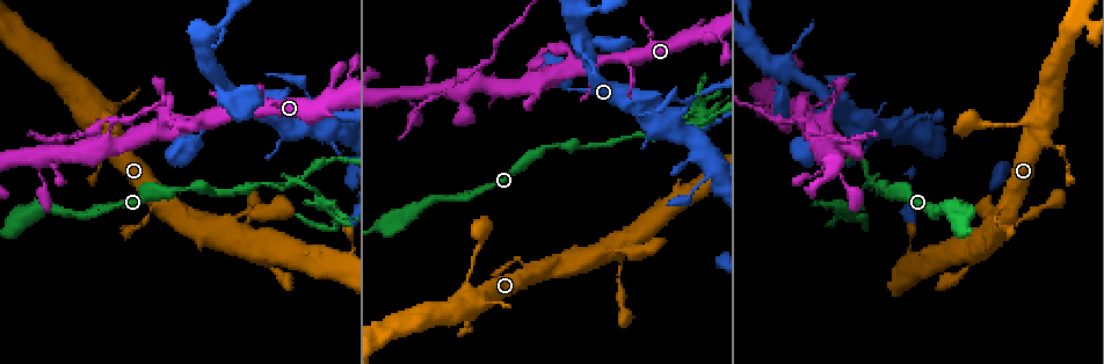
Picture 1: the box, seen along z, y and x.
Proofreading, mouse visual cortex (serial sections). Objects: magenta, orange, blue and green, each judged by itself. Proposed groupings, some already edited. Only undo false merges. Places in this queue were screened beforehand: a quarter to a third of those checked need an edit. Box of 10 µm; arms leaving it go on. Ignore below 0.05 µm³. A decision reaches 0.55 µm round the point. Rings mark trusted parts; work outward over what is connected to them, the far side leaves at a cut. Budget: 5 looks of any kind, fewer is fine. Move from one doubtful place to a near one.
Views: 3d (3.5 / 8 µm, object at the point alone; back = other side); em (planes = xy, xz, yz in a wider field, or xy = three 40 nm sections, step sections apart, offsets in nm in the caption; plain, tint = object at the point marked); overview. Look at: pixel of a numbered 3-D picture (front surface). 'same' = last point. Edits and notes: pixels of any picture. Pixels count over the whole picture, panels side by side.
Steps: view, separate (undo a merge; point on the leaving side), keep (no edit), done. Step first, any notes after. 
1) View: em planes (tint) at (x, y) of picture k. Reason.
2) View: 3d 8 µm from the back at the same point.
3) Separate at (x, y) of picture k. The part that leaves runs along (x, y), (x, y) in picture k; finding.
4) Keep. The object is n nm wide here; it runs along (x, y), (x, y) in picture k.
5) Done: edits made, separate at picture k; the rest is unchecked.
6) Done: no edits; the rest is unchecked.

View: 3d 3.5 µm from the back at (302, 179) of picture 1. A fork.

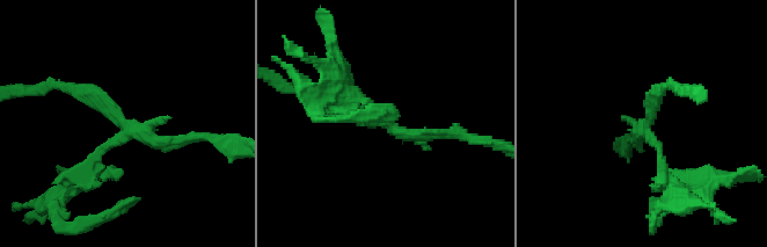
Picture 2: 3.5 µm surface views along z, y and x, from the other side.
View: em xy step 2 (tint) at (643, 132) of picture 2.

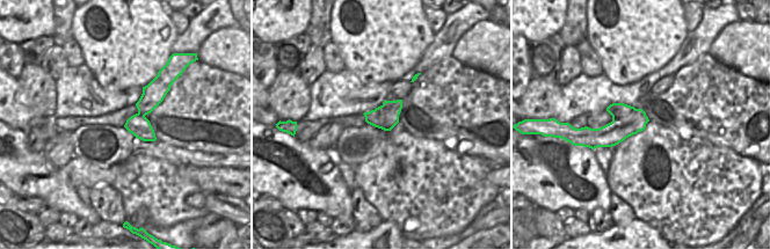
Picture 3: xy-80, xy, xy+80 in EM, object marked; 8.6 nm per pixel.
Separate at (118, 172) of picture 2. The part that leaves runs along (123, 135), (52, 205) in picture 2; two cells meet here.

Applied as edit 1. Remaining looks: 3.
View: overview. Redraw.

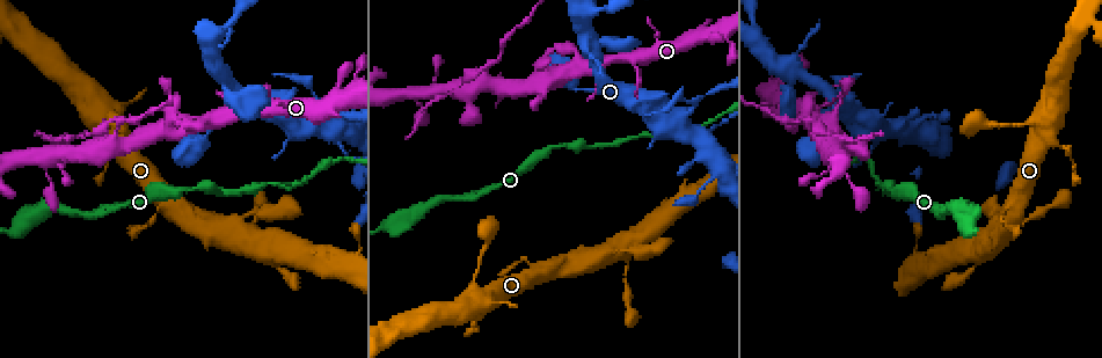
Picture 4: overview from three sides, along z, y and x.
View: 3d 3.5 µm at (811, 122) of picture 4. Thick turns thin.

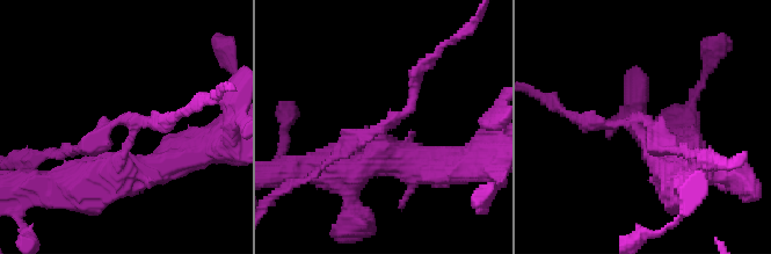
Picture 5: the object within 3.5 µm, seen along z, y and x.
View: em xy step 2 (tint) at (131, 128) of picture 5. The arms are 150, 450 nm wide; shape alone is not enough.

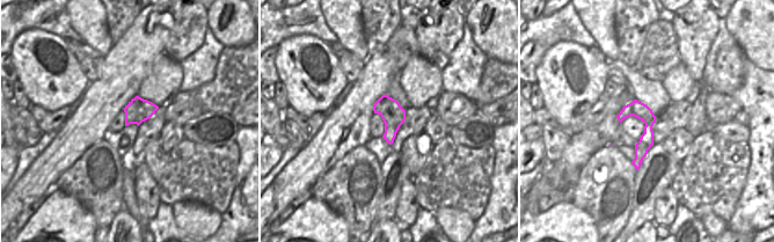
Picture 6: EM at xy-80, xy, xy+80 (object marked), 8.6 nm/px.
Separate at (411, 108) of picture 5. The part that leaves runs along (388, 124), (413, 103), (416, 71), (445, 44) in picture 5; a second cell is stuck on.

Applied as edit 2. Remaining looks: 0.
Done: edits made, separate at picture 2, separate at picture 5; the rest is unchecked.

